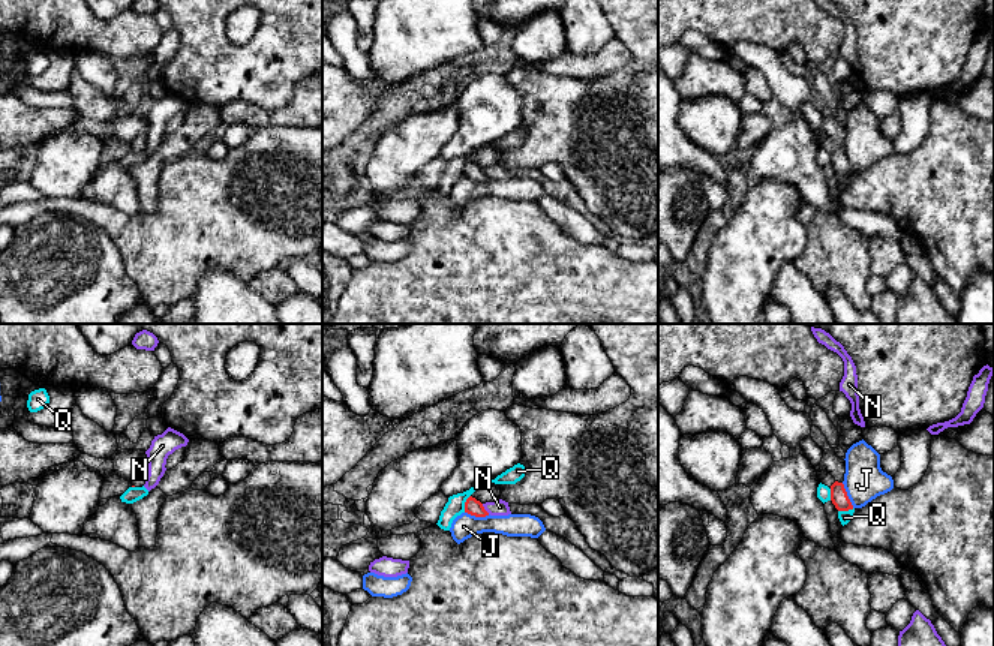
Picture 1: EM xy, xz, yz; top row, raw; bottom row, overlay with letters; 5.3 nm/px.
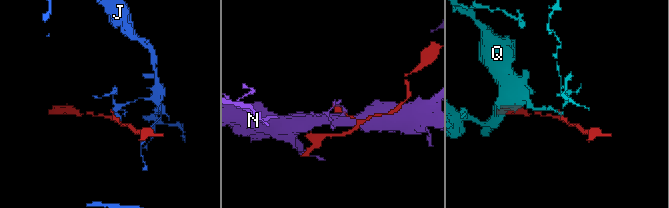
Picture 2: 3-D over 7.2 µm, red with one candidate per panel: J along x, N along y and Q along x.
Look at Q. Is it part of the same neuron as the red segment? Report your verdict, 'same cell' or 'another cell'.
another cell

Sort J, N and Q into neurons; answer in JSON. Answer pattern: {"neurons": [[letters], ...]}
{"neurons": [["J"], ["N"], ["Q"]]}

